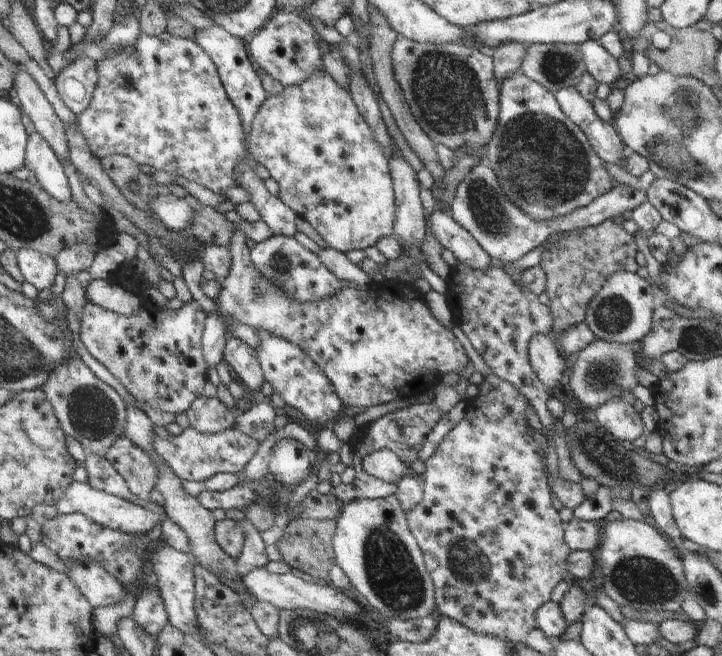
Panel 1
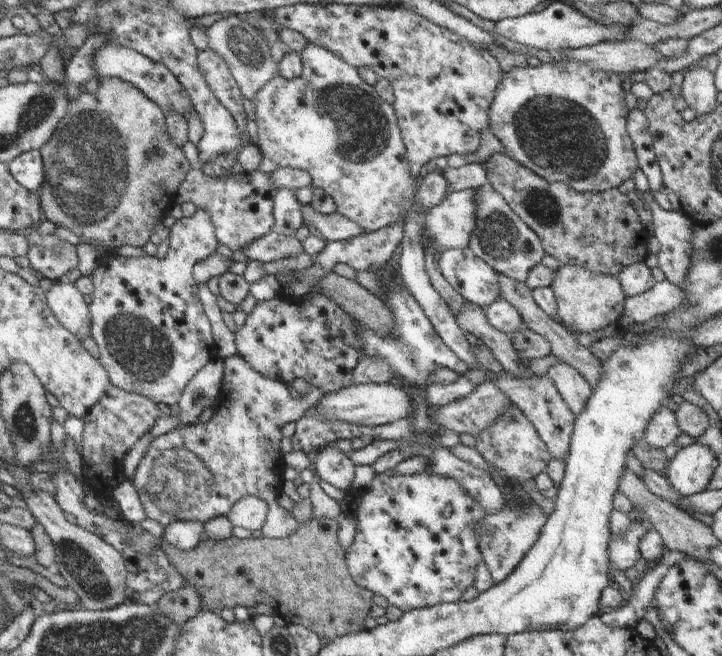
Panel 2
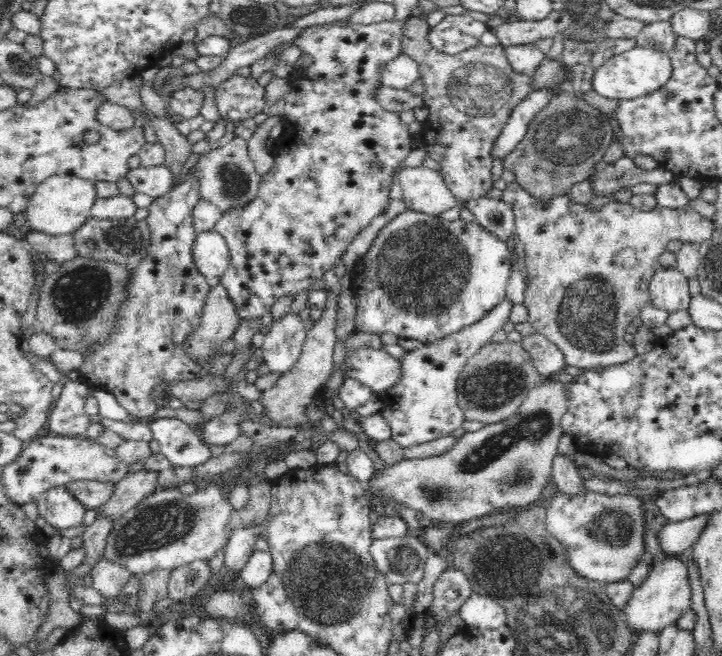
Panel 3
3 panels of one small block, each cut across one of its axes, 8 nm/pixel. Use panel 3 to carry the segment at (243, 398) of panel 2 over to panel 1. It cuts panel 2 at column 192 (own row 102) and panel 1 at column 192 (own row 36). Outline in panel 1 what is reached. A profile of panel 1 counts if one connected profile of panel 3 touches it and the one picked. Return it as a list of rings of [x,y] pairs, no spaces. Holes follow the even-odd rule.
[[[202,396],[190,405],[186,414],[191,428],[212,434],[234,428],[237,408],[226,407],[217,396]]]

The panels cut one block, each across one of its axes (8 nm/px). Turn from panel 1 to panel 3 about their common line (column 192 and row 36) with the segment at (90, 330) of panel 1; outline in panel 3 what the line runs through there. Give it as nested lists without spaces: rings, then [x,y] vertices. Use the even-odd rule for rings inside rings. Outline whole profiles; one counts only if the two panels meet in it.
[[[336,20],[336,22],[328,22],[328,24],[322,24],[322,26],[310,26],[306,29],[303,29],[303,33],[293,42],[293,44],[296,44],[298,48],[302,51],[302,54],[308,54],[314,58],[314,64],[310,66],[308,69],[304,70],[294,70],[290,78],[288,78],[288,85],[289,85],[289,90],[286,92],[286,96],[284,98],[280,98],[278,102],[267,102],[267,97],[265,96],[265,87],[261,86],[258,81],[254,78],[247,77],[244,78],[244,76],[232,76],[232,78],[225,80],[222,82],[222,84],[219,84],[215,88],[215,101],[216,101],[216,106],[218,107],[219,114],[222,119],[227,119],[227,120],[232,120],[234,122],[236,121],[242,121],[246,120],[247,118],[254,117],[256,114],[259,112],[264,112],[267,114],[268,117],[274,116],[274,117],[282,117],[283,122],[290,122],[290,130],[288,131],[288,134],[286,136],[282,135],[282,140],[286,140],[286,148],[288,148],[288,154],[282,154],[282,156],[275,156],[274,158],[274,164],[272,166],[272,170],[268,172],[268,174],[264,174],[261,178],[261,183],[259,186],[259,191],[257,192],[256,198],[254,200],[247,202],[247,205],[240,208],[238,210],[237,208],[230,208],[228,212],[222,213],[222,216],[219,218],[218,222],[216,223],[216,226],[214,226],[213,230],[220,233],[224,239],[226,239],[226,243],[228,243],[228,247],[230,247],[230,264],[228,264],[228,270],[224,273],[224,276],[221,277],[221,283],[222,286],[226,287],[228,296],[230,297],[230,300],[234,303],[234,306],[236,307],[237,313],[239,314],[240,318],[262,318],[266,312],[270,311],[272,308],[272,304],[274,304],[280,297],[283,296],[290,296],[294,295],[296,296],[297,294],[300,294],[300,292],[304,292],[304,290],[308,290],[310,286],[312,286],[312,283],[314,282],[314,279],[316,278],[321,278],[324,276],[324,273],[332,268],[336,262],[338,262],[338,259],[342,257],[346,253],[346,248],[350,246],[350,243],[356,238],[356,235],[361,231],[366,228],[378,216],[380,213],[384,212],[386,208],[389,206],[389,200],[390,200],[390,186],[392,184],[392,178],[394,178],[394,174],[396,173],[396,168],[400,166],[400,162],[410,154],[410,151],[412,151],[412,141],[414,141],[414,138],[408,131],[408,125],[406,123],[403,123],[402,120],[400,119],[400,115],[396,114],[395,112],[388,112],[387,110],[384,110],[378,104],[378,101],[376,100],[376,97],[373,95],[376,92],[376,89],[382,85],[381,84],[381,73],[382,70],[386,67],[386,64],[388,62],[391,62],[394,58],[397,58],[400,56],[400,54],[403,54],[403,44],[402,44],[402,39],[403,39],[403,32],[404,32],[404,25],[405,25],[405,20],[404,21],[396,21],[396,20],[384,20],[384,22],[378,22],[376,24],[351,24],[351,22],[347,22],[347,20]]]

